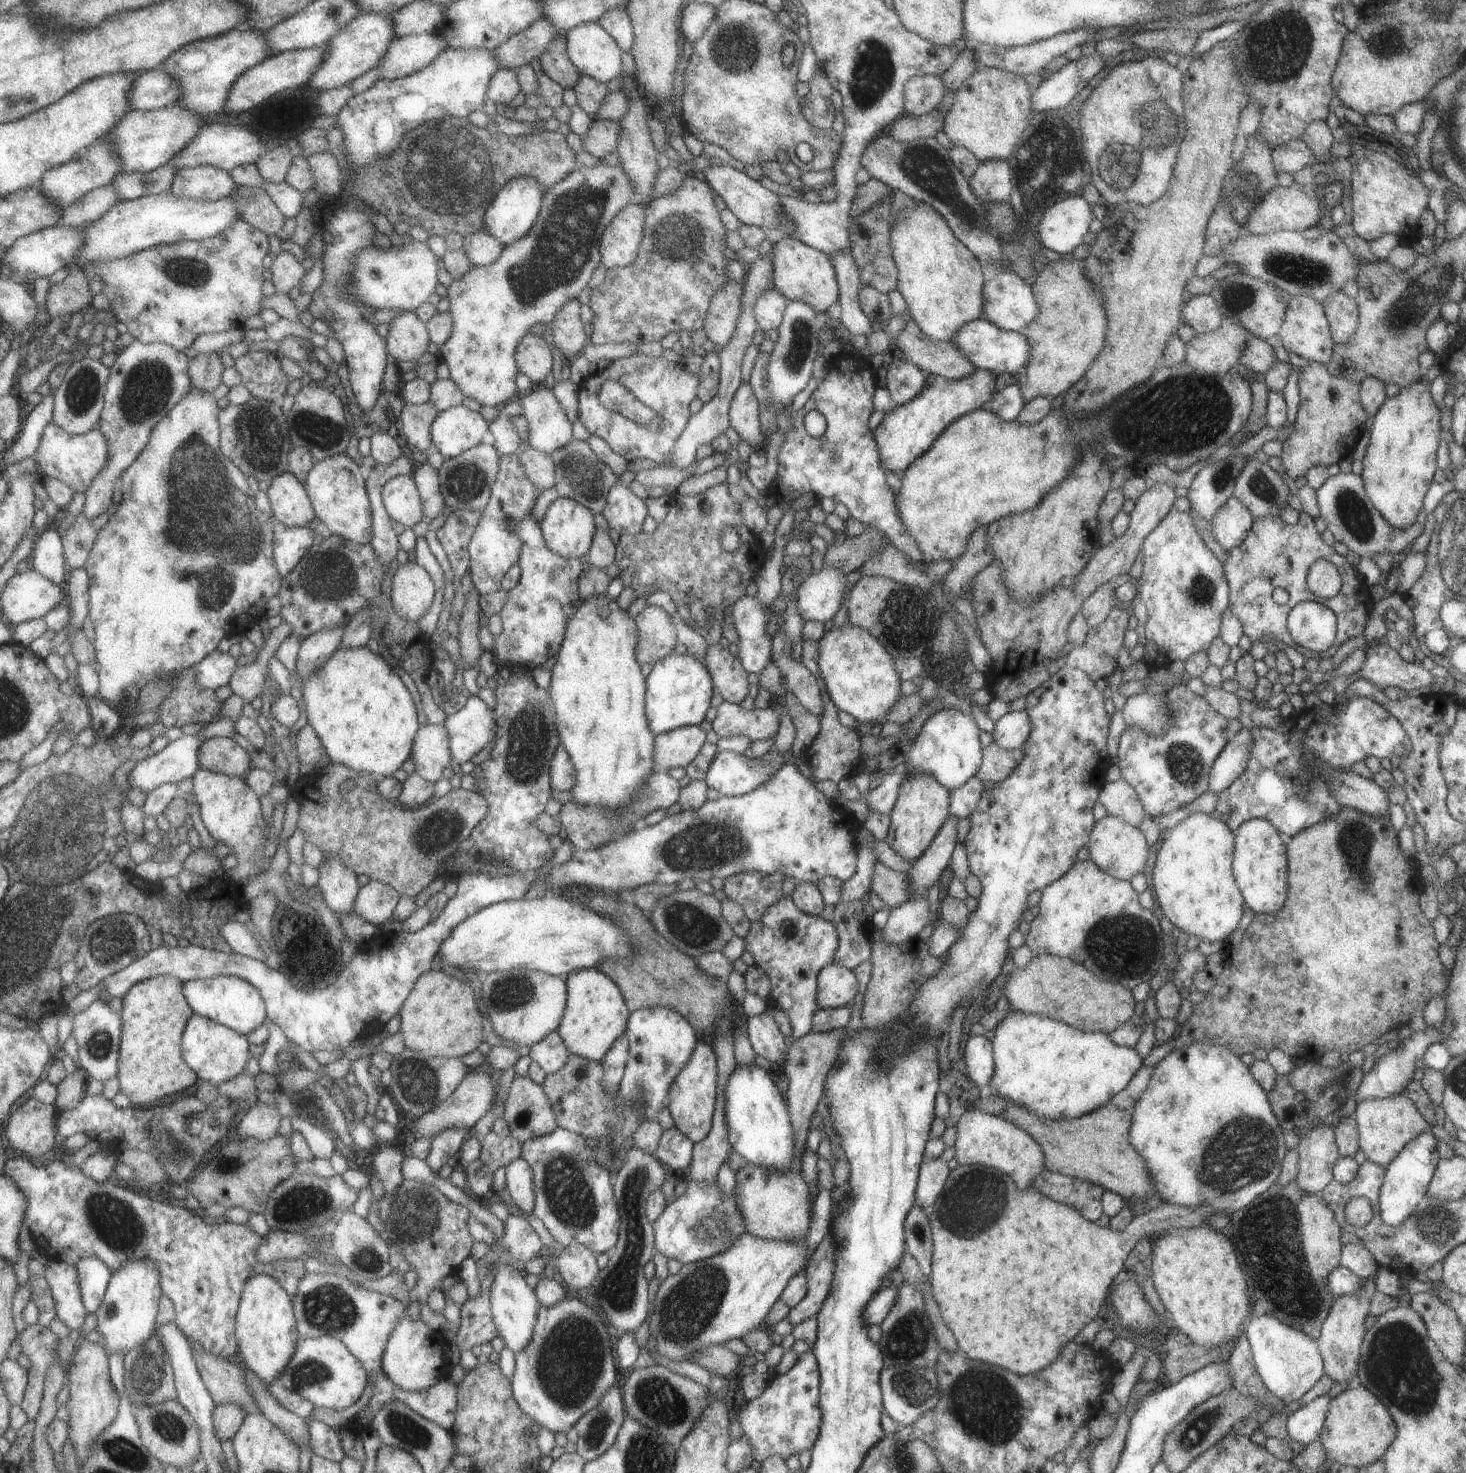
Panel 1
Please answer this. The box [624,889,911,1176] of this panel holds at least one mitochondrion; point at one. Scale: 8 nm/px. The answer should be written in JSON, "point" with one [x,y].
{"point":[693,927]}

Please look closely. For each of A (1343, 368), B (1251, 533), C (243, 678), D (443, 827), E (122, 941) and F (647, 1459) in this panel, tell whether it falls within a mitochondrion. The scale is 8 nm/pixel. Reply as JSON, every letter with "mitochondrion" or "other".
{"A":"other","B":"other","C":"other","D":"mitochondrion","E":"mitochondrion","F":"mitochondrion"}

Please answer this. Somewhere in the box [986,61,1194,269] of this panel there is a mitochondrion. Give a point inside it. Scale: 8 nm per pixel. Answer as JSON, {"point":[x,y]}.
{"point":[1119,165]}

